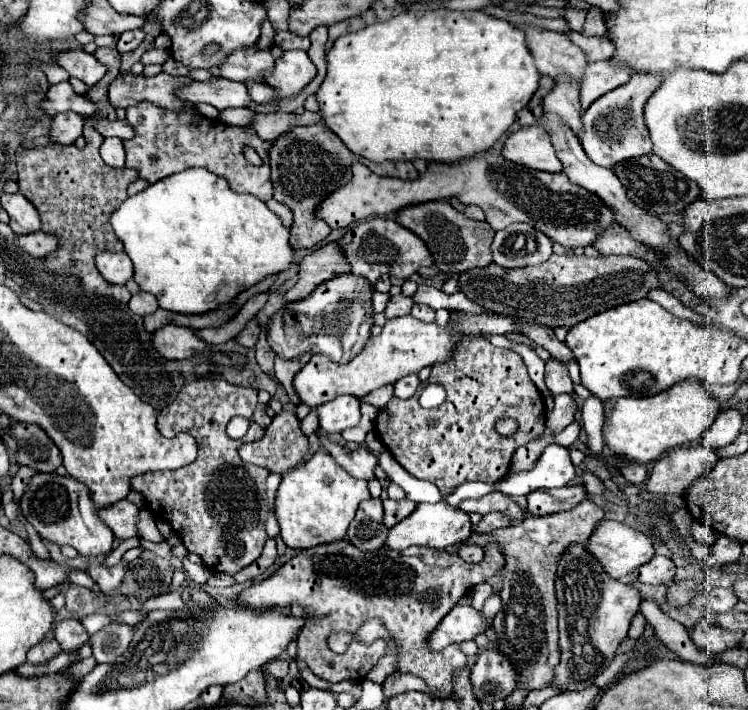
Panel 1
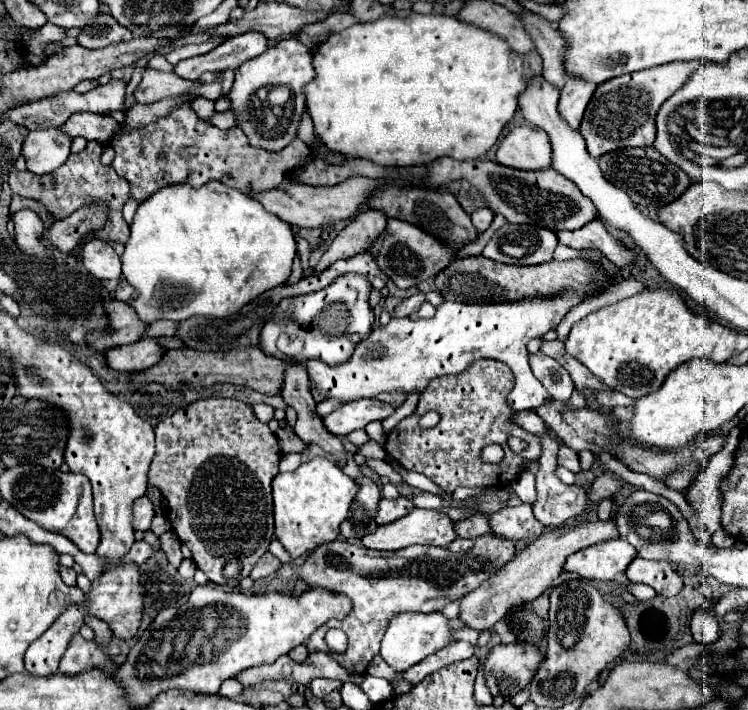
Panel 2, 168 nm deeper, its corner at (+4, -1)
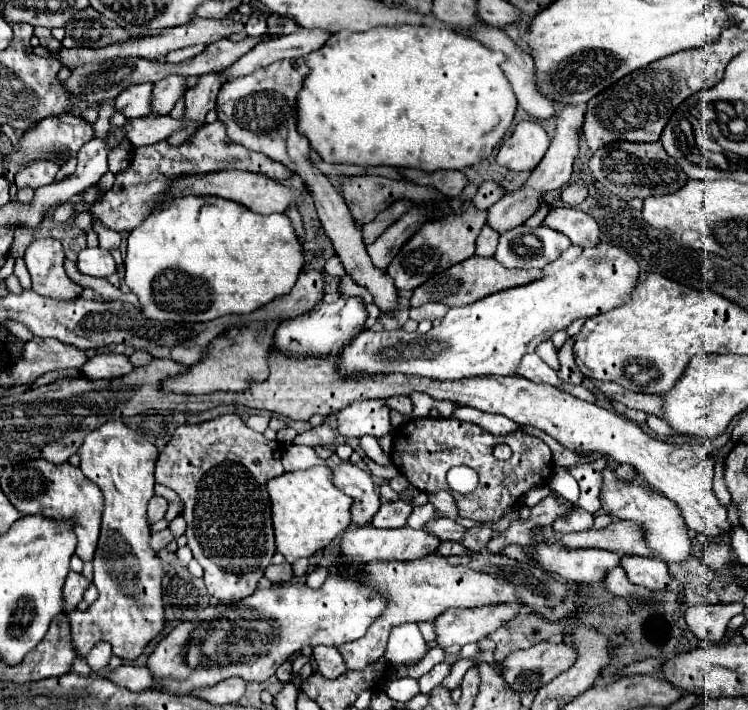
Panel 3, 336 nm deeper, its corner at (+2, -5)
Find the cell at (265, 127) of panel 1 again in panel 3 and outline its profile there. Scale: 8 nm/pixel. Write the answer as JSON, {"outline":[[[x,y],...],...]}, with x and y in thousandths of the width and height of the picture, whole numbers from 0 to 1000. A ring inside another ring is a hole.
{"outline":[[[201,159],[198,165],[174,168],[174,187],[168,187],[168,196],[179,207],[206,204],[206,199],[219,199],[233,185],[238,185],[243,176],[246,176],[243,168],[230,168],[227,162]]]}

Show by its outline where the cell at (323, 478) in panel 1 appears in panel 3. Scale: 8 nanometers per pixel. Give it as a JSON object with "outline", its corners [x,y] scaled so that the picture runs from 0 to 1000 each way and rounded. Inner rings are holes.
{"outline":[[[414,658],[409,663],[380,666],[361,675],[356,689],[364,708],[369,773],[382,785],[385,793],[398,790],[401,785],[417,785],[468,739],[471,703],[447,686],[439,658]]]}

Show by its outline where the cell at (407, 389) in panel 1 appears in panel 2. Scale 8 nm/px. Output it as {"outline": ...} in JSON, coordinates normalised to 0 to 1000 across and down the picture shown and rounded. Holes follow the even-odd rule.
{"outline":[[[479,562],[479,565],[460,568],[457,573],[436,585],[430,593],[444,613],[457,615],[473,604],[489,601],[495,593],[503,593],[503,590],[511,593],[521,587],[527,579],[529,573],[521,568],[508,568],[503,562]]]}

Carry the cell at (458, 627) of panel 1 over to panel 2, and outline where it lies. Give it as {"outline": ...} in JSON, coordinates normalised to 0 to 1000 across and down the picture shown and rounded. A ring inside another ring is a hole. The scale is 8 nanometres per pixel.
{"outline":[[[535,863],[529,872],[521,875],[521,880],[513,892],[511,914],[508,914],[511,928],[532,948],[548,942],[551,937],[556,937],[567,925],[572,925],[572,923],[578,923],[578,920],[583,920],[583,917],[607,906],[607,900],[604,900],[607,886],[599,877],[602,877],[602,872],[594,869],[591,863],[572,863],[572,866]]]}

